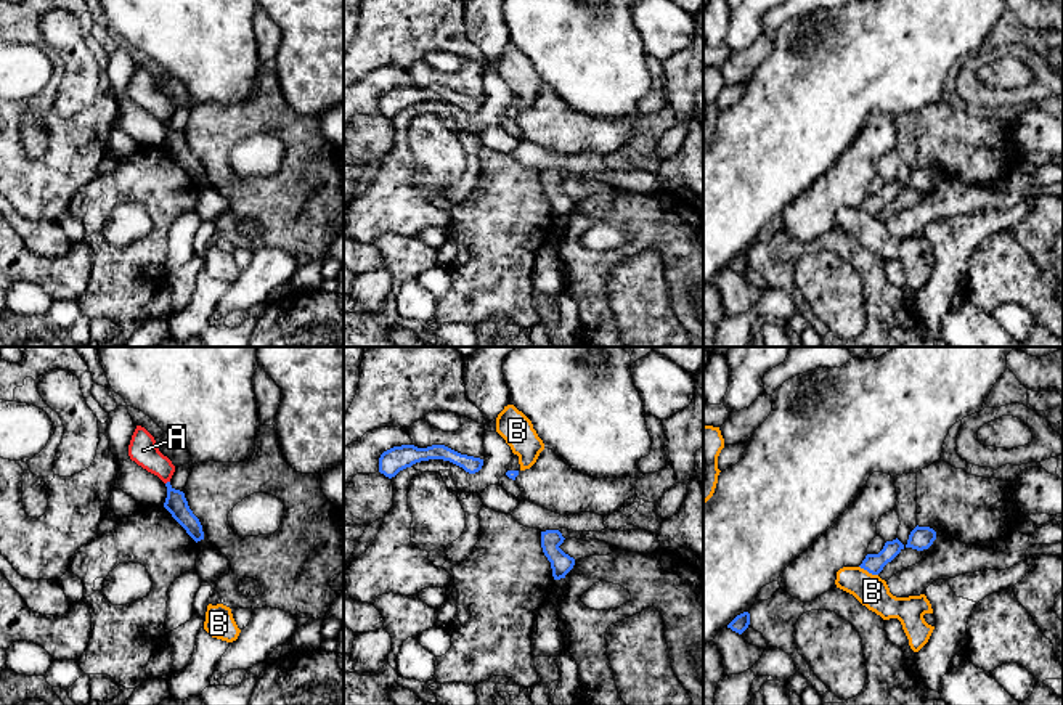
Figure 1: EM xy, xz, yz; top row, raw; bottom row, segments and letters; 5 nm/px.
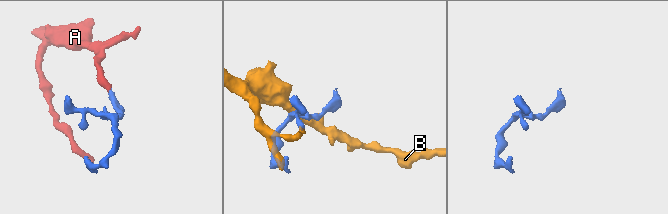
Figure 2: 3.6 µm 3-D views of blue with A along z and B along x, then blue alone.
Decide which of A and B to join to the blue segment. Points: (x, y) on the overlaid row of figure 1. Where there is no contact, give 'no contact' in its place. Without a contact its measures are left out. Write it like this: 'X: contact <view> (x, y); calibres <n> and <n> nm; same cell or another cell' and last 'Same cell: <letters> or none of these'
A: contact xy (167, 482); calibres 110 and 140 nm; same cell
B: contact yz (869, 572); calibres 100 and 160 nm; another cell
Same cell: A

